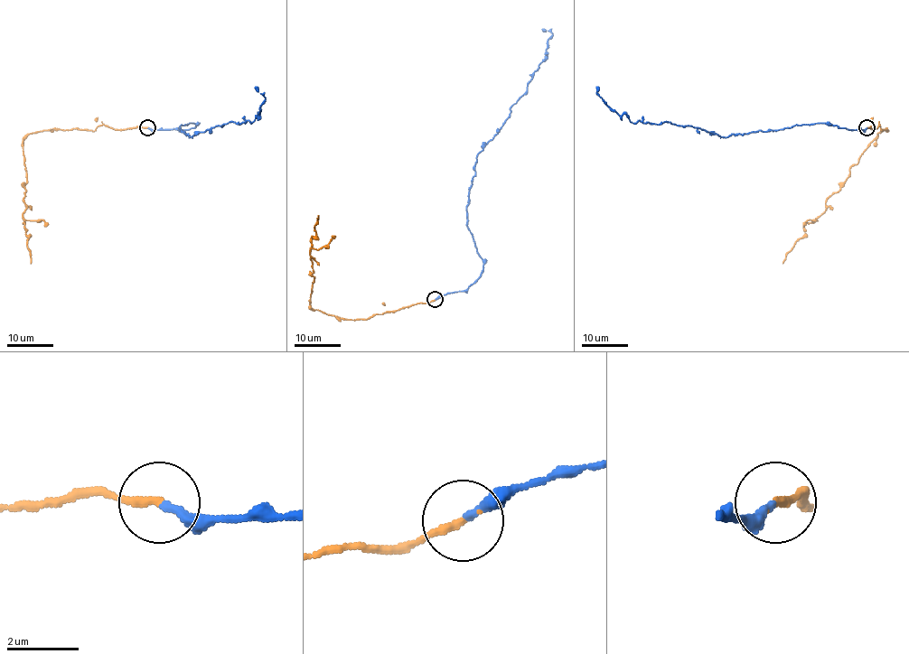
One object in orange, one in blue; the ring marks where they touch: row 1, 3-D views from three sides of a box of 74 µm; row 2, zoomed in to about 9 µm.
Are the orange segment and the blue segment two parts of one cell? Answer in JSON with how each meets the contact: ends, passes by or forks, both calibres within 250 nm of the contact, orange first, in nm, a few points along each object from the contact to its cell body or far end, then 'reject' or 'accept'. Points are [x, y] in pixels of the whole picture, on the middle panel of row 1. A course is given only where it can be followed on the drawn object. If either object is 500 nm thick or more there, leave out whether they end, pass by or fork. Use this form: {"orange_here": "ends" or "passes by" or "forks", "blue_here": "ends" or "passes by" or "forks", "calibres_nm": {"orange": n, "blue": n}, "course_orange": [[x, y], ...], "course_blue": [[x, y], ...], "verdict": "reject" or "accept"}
{"orange_here": "ends", "blue_here": "ends", "calibres_nm": {"orange": 240, "blue": 240}, "course_orange": [[435, 299], [358, 320], [337, 319], [313, 310], [310, 303], [313, 258], [310, 255], [318, 215]], "course_blue": [[435, 299], [465, 291], [483, 267], [467, 226], [474, 164], [547, 57], [552, 33], [542, 29]], "verdict": "accept"}

